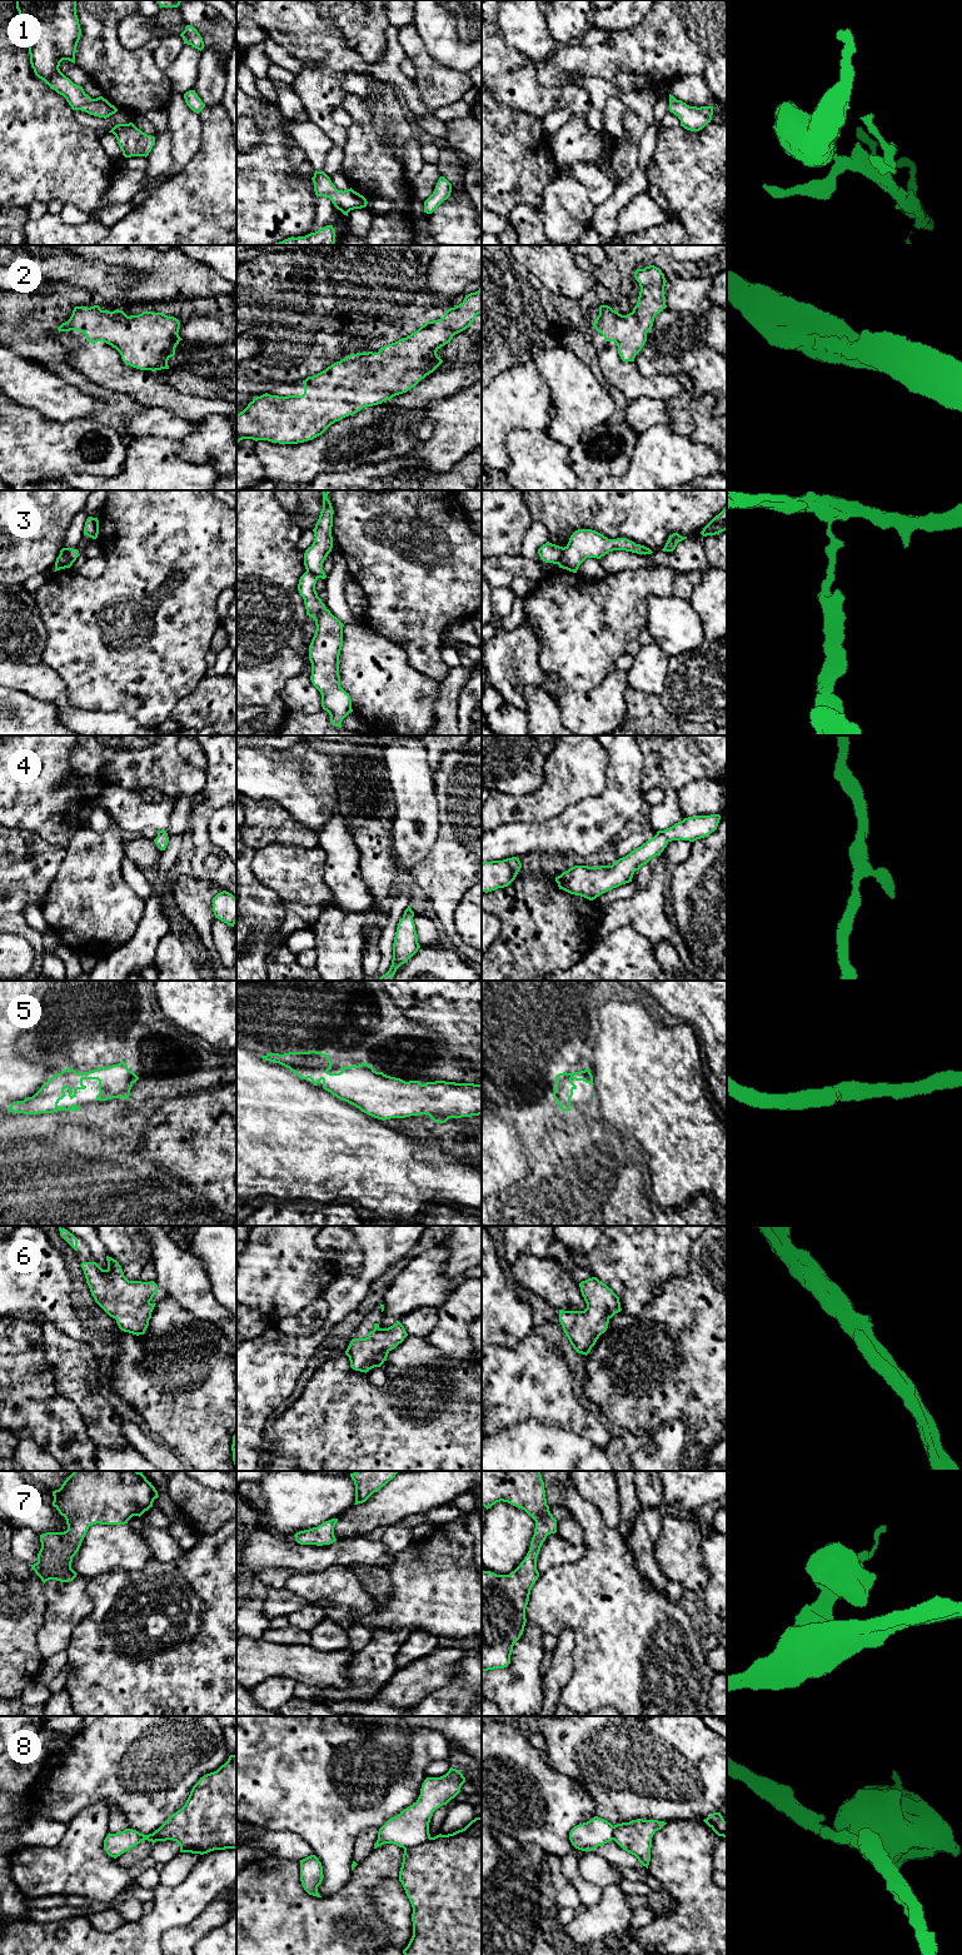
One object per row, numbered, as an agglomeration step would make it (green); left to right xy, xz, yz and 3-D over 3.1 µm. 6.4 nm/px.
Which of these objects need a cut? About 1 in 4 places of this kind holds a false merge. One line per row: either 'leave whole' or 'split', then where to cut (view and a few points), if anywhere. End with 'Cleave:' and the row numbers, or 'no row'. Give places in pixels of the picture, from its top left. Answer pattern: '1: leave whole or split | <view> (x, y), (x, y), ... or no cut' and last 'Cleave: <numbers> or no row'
1: leave whole | no cut
2: leave whole | no cut
3: split | yz (564, 548), (557, 563)
4: leave whole | no cut
5: leave whole | no cut
6: leave whole | no cut
7: leave whole | no cut
8: split | xz (430, 1838), (404, 1849)
Cleave: 3, 8

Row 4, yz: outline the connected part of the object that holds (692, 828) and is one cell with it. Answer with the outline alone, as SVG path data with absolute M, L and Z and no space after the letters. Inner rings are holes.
M719 814L684 818L664 831L658 831L653 838L612 866L574 866L555 877L555 882L559 889L593 901L613 888L632 882L634 872L653 857L661 856L669 842L694 842L709 836L717 829L719 819Z

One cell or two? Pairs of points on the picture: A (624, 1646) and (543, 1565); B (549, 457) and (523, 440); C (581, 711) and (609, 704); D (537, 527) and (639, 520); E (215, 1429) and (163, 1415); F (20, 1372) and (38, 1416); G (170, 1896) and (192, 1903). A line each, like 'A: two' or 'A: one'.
A: two
B: one
C: one
D: two
E: one
F: one
G: one

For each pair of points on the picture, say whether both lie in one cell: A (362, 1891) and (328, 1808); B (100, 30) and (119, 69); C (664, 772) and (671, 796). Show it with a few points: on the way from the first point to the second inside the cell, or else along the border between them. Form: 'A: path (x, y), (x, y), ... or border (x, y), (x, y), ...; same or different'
A: border (353, 1870), (349, 1880), (334, 1894); different
B: path (105, 40), (106, 56), (109, 59); same
C: border (676, 791), (667, 789), (664, 792); different

